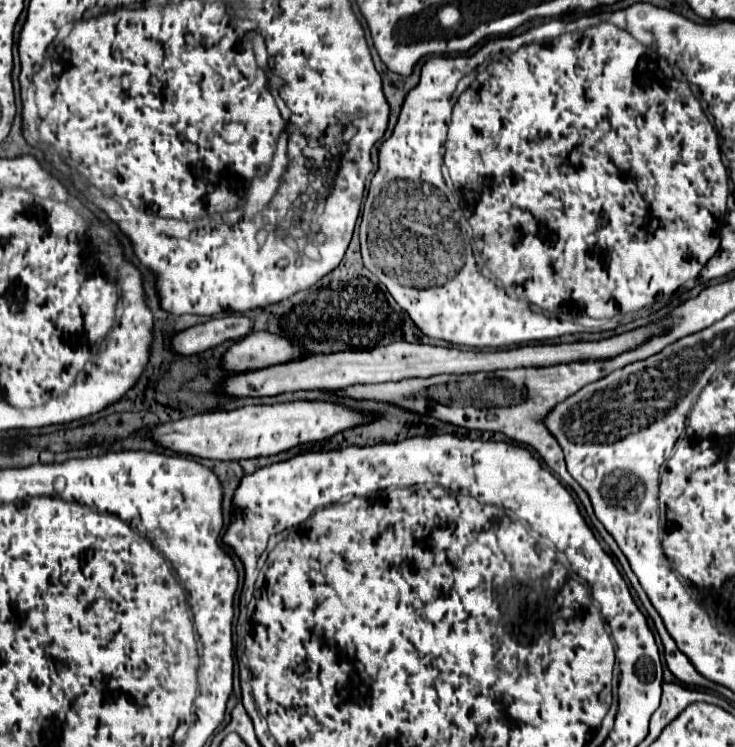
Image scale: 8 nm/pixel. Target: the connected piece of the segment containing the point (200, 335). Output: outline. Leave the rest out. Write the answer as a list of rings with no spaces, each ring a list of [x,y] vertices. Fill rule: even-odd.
[[[245,315],[213,317],[201,325],[189,327],[171,339],[171,351],[177,355],[197,355],[223,341],[235,341],[253,329],[253,321]]]

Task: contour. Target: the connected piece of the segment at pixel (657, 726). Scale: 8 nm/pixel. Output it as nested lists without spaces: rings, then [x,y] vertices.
[[[663,683],[663,695],[661,695],[661,705],[651,717],[651,727],[649,731],[661,731],[665,725],[669,725],[687,705],[695,701],[705,701],[717,705],[717,695],[697,691],[679,683]]]

